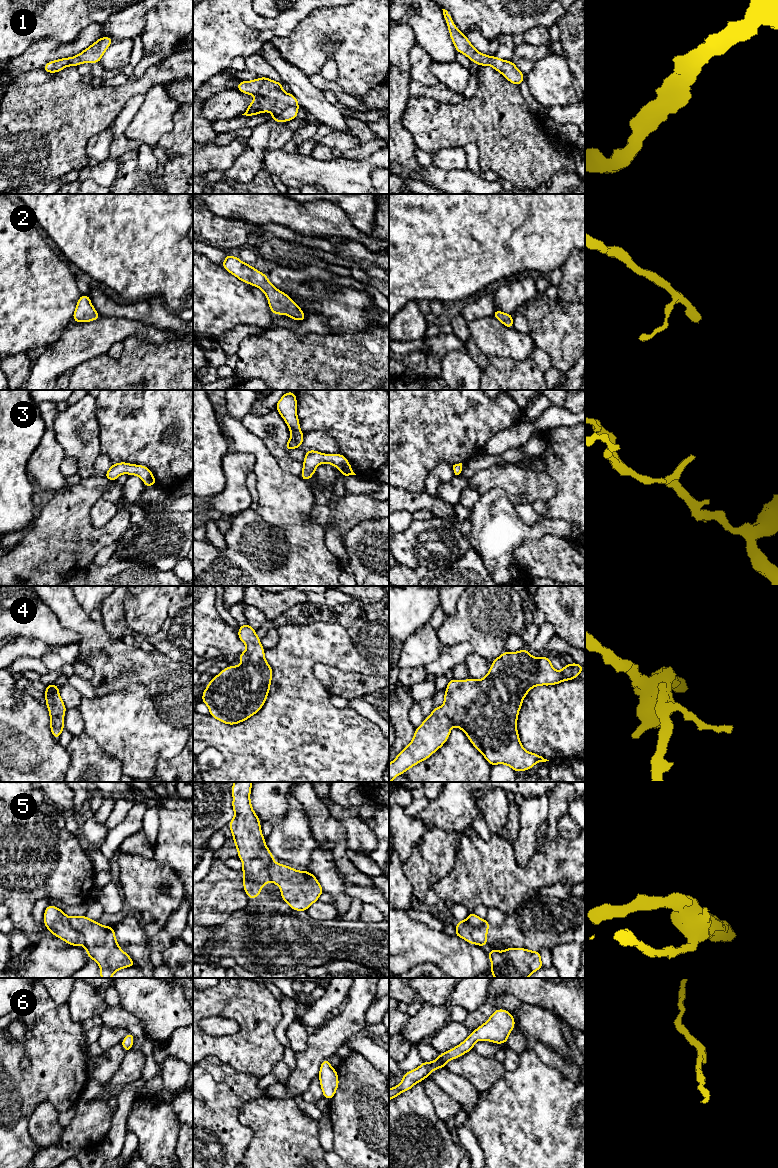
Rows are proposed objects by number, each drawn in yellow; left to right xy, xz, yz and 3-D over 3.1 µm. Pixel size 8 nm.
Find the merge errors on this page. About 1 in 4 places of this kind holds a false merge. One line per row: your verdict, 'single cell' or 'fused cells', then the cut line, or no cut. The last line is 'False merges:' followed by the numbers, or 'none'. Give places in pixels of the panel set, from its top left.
1: single cell; cut none
2: single cell; cut none
3: single cell; cut none
4: single cell; cut none
5: fused cells; cut xy (68, 918), (71, 925), (80, 934), (81, 943)
6: single cell; cut none
False merges: 5

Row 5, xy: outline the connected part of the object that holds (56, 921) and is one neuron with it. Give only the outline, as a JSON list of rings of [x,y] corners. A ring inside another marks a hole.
[[[48,905],[44,911],[44,925],[51,934],[71,946],[77,946],[82,943],[81,934],[72,927],[69,917],[63,910],[53,905]]]

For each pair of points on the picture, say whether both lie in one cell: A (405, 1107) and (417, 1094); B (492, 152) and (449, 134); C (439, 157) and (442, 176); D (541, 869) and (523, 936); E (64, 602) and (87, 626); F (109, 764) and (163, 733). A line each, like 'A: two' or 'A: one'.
A: one
B: one
C: two
D: two
E: one
F: two

